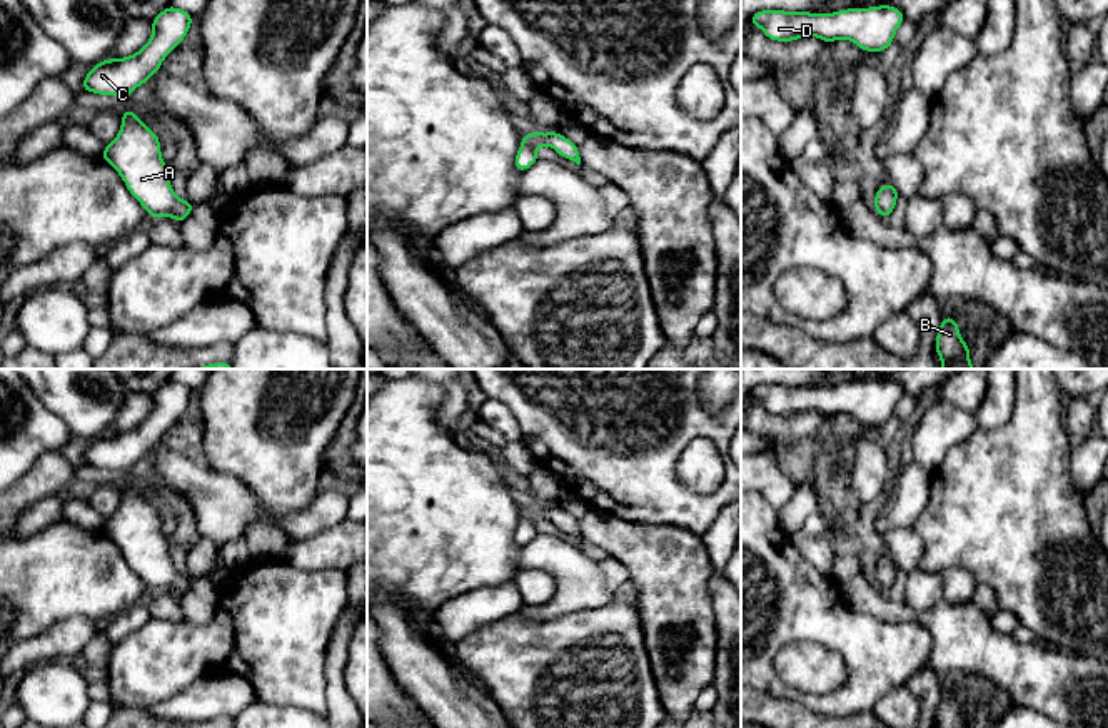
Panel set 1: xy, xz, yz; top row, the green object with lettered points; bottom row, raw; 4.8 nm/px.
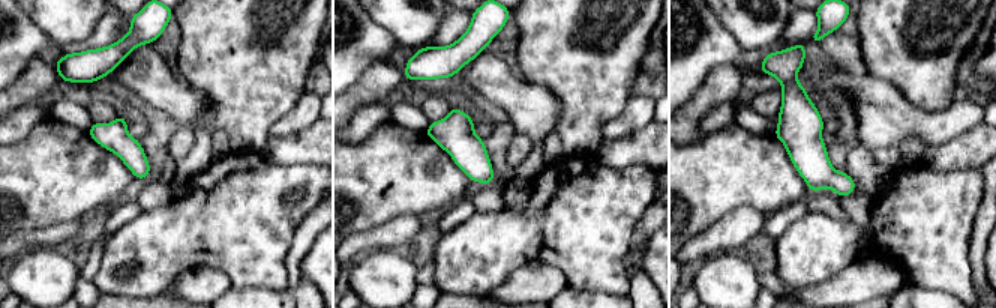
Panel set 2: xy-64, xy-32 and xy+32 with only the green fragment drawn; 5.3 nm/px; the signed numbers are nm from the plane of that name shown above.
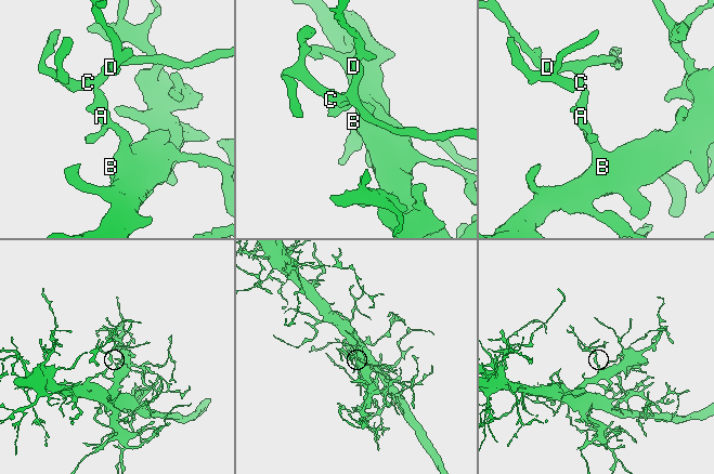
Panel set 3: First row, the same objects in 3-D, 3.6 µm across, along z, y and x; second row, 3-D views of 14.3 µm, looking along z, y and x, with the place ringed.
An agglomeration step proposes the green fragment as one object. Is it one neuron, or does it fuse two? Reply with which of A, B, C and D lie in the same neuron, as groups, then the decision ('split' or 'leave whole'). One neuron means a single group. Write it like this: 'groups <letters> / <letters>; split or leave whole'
groups A B C D; leave whole

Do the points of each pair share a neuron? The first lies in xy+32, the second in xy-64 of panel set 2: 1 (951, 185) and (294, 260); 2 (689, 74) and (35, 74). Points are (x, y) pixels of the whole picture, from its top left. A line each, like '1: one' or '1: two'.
1: two
2: two

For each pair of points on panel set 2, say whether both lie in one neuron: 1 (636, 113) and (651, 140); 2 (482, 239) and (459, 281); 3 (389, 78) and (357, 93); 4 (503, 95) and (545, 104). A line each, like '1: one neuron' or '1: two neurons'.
1: two neurons
2: one neuron
3: one neuron
4: one neuron

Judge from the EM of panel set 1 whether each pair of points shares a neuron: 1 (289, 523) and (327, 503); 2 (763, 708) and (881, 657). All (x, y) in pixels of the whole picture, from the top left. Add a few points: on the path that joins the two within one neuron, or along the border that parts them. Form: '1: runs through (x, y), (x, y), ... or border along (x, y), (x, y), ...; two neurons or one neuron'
1: runs through (299, 523), (307, 523), (317, 513); one neuron
2: border along (758, 690), (796, 700), (811, 710); two neurons

